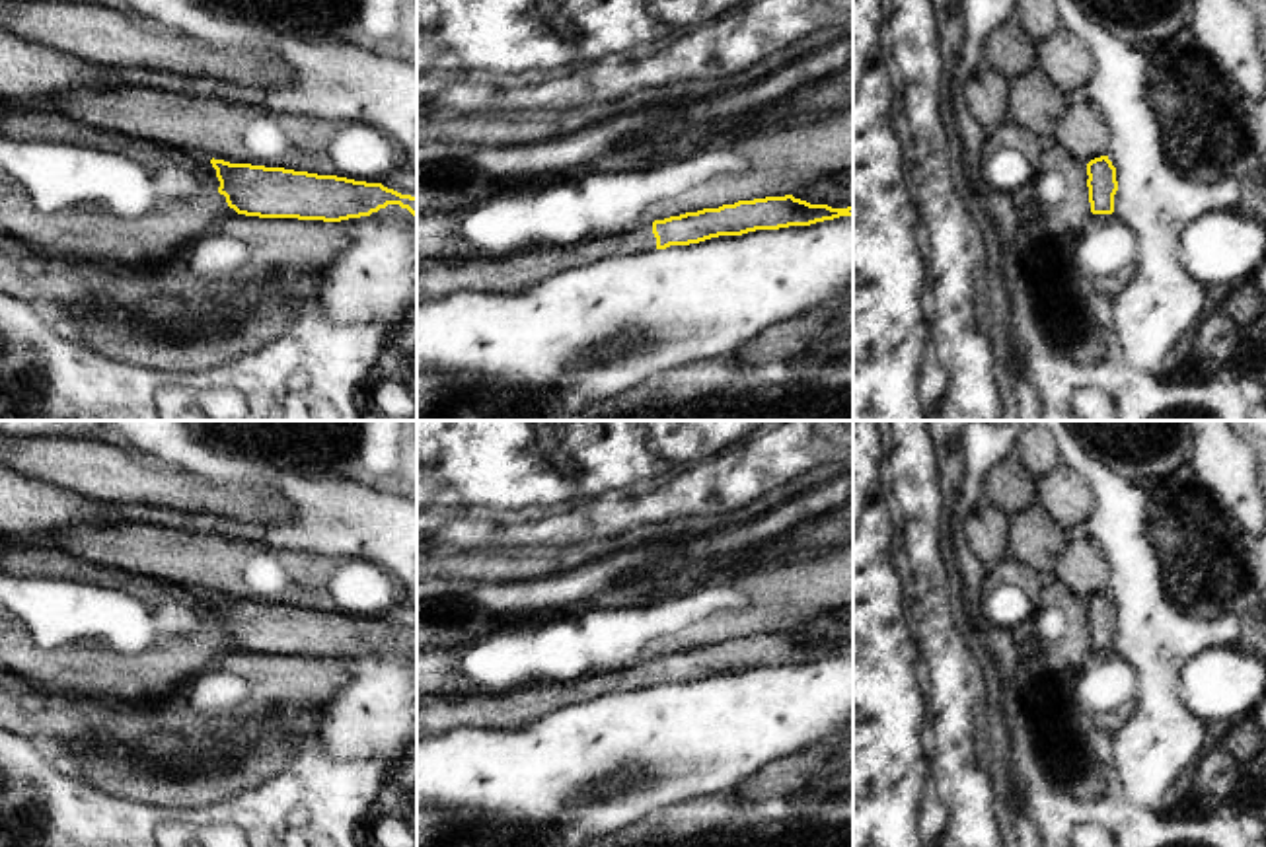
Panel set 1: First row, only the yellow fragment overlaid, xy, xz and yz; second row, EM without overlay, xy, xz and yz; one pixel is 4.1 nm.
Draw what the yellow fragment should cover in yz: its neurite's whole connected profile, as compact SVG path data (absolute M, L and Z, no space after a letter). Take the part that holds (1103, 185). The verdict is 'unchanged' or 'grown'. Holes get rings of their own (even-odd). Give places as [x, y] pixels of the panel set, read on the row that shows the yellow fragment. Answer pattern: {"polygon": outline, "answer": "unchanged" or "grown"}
{"polygon": "M1108 156L1095 158L1087 164L1087 187L1093 214L1112 214L1114 195L1118 191L1116 167Z", "answer": "unchanged"}

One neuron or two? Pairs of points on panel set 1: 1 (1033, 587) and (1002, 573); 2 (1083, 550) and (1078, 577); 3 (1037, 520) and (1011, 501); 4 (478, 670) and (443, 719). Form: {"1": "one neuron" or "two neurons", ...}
{"1": "one neuron", "2": "one neuron", "3": "two neurons", "4": "two neurons"}

